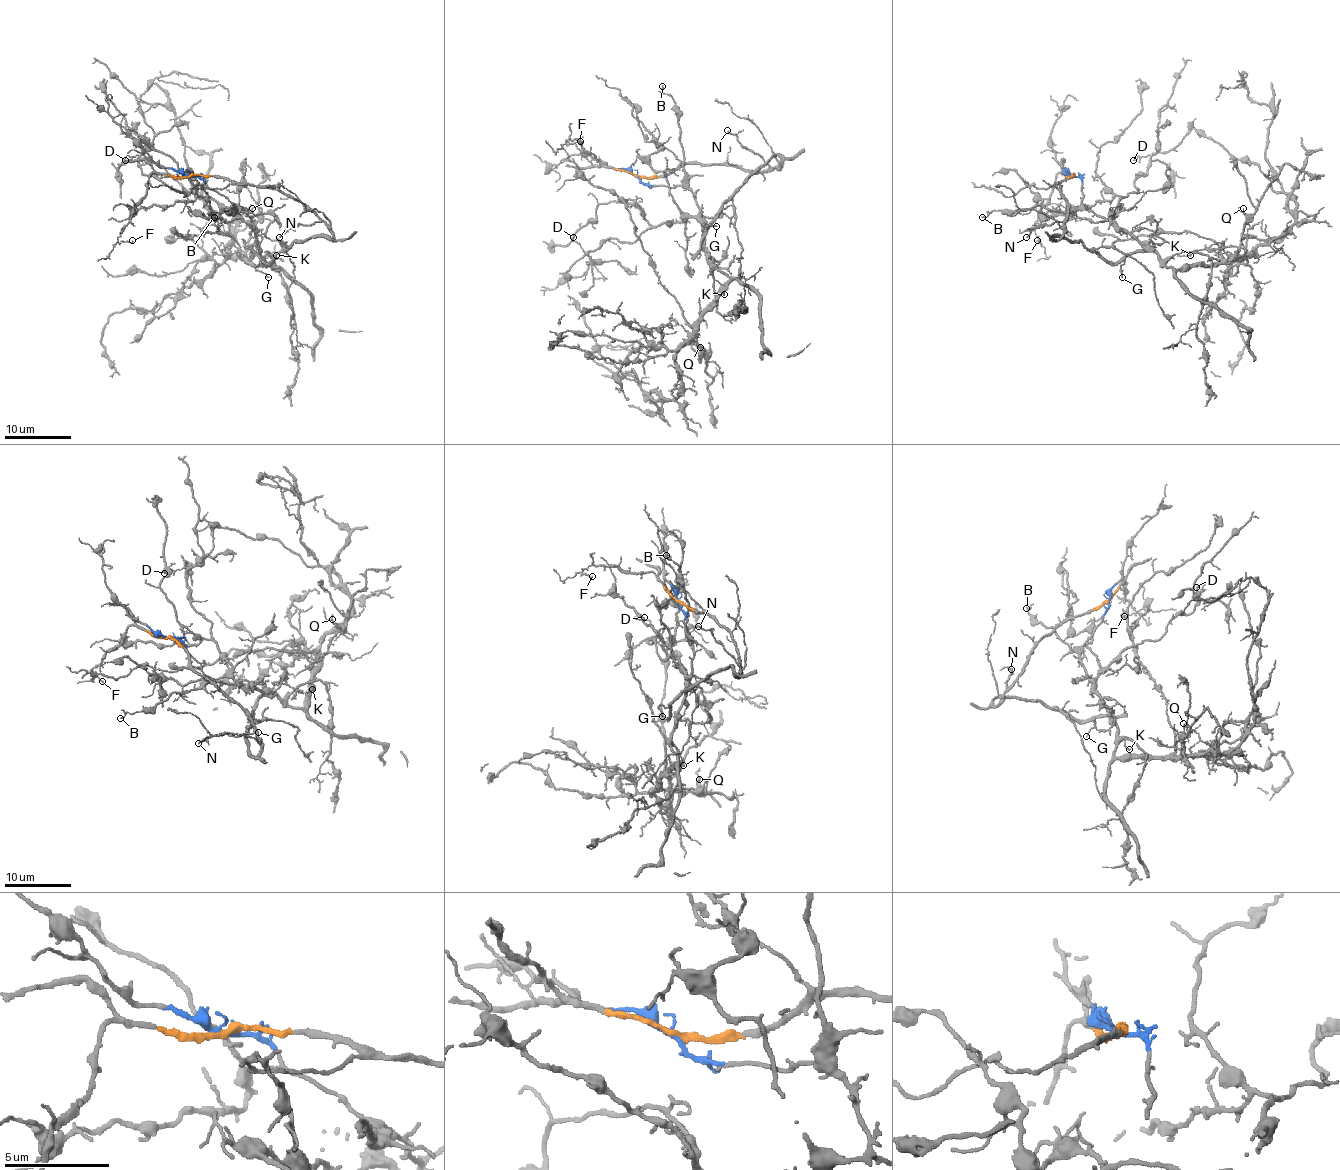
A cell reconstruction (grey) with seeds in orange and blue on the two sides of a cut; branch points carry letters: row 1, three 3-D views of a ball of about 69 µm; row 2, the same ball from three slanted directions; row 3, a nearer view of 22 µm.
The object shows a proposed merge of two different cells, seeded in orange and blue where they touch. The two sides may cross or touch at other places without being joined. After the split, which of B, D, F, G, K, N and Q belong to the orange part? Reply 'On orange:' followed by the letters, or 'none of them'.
On orange: F, G, N

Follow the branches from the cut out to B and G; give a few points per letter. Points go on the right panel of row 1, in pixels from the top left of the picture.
B: (1072, 176), (1082, 181), (1084, 194), (1082, 202), (1069, 212), (1045, 209), (1039, 204), (988, 212), (982, 217)
G: (1072, 176), (1060, 184), (1067, 221), (1062, 234), (1052, 238), (1080, 241), (1109, 261), (1122, 261), (1122, 278)

